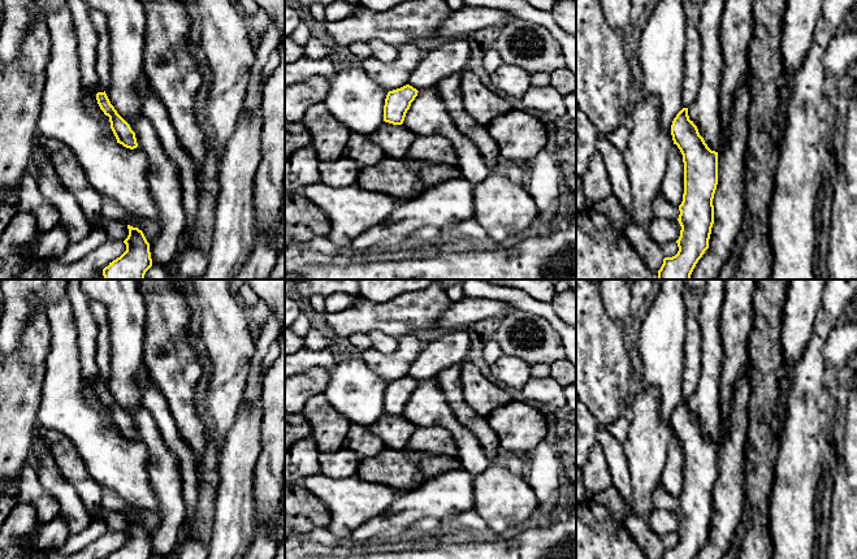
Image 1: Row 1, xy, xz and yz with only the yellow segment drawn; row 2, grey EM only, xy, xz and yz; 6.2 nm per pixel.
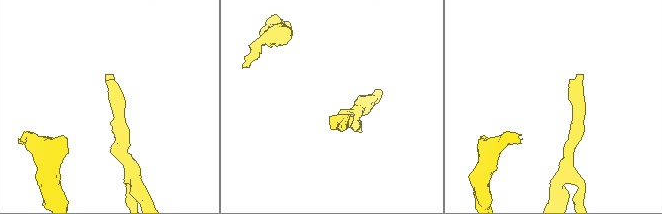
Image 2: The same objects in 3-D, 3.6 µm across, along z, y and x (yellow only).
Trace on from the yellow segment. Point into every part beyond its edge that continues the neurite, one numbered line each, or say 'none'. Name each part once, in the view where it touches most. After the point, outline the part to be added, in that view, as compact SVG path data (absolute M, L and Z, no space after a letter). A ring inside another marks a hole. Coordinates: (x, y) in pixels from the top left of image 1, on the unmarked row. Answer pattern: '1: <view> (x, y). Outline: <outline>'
1: xy (86, 325). Outline: M68 280L66 298L70 302L77 326L77 342L82 378L104 384L96 364L98 325L90 309L90 298L83 292L79 280Z

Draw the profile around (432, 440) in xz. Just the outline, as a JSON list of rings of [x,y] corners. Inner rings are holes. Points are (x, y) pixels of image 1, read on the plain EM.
[[[417,426],[406,448],[458,459],[458,448],[453,436],[440,426]]]

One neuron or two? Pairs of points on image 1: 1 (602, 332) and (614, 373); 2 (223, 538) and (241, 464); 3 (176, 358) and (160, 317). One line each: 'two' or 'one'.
1: one
2: one
3: one

